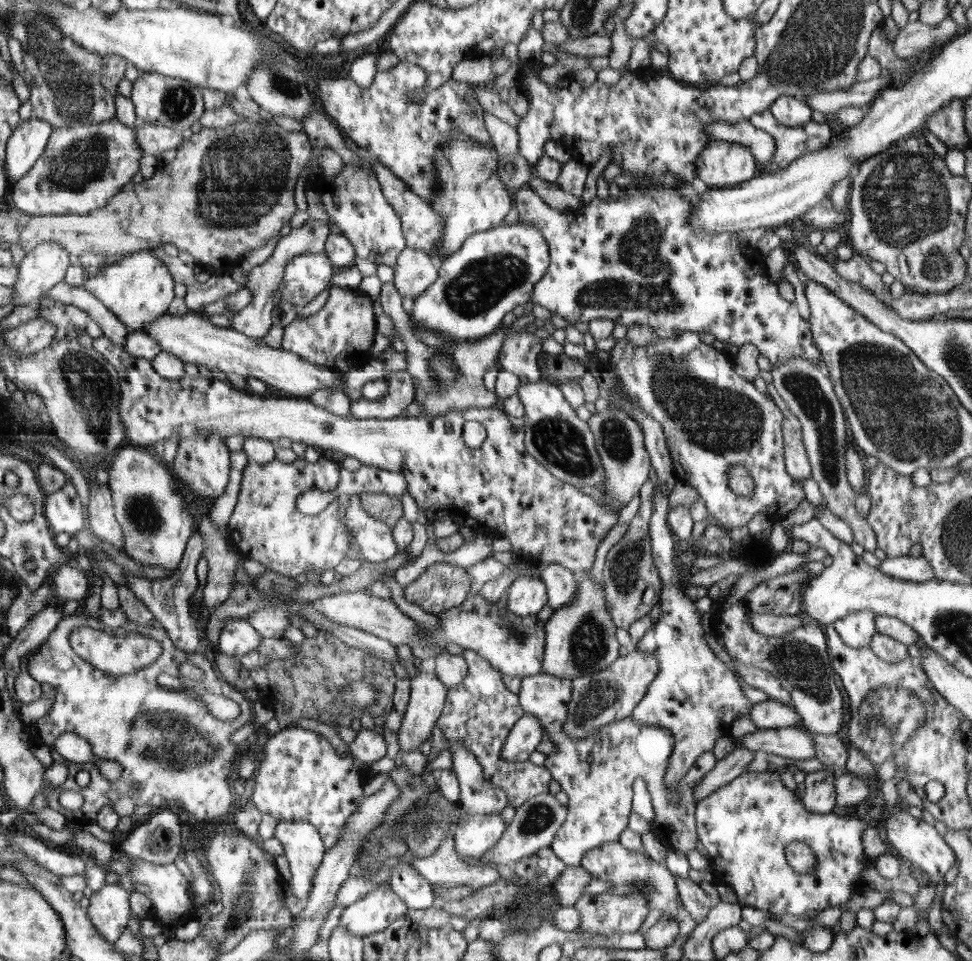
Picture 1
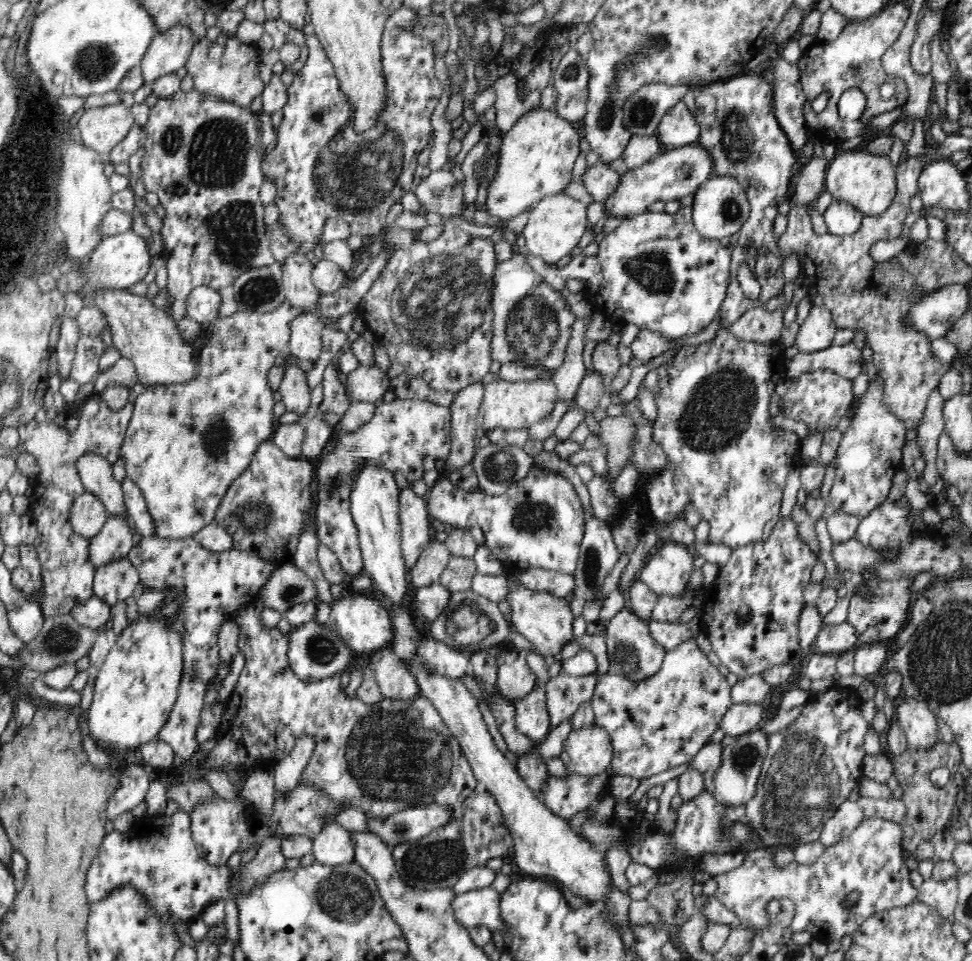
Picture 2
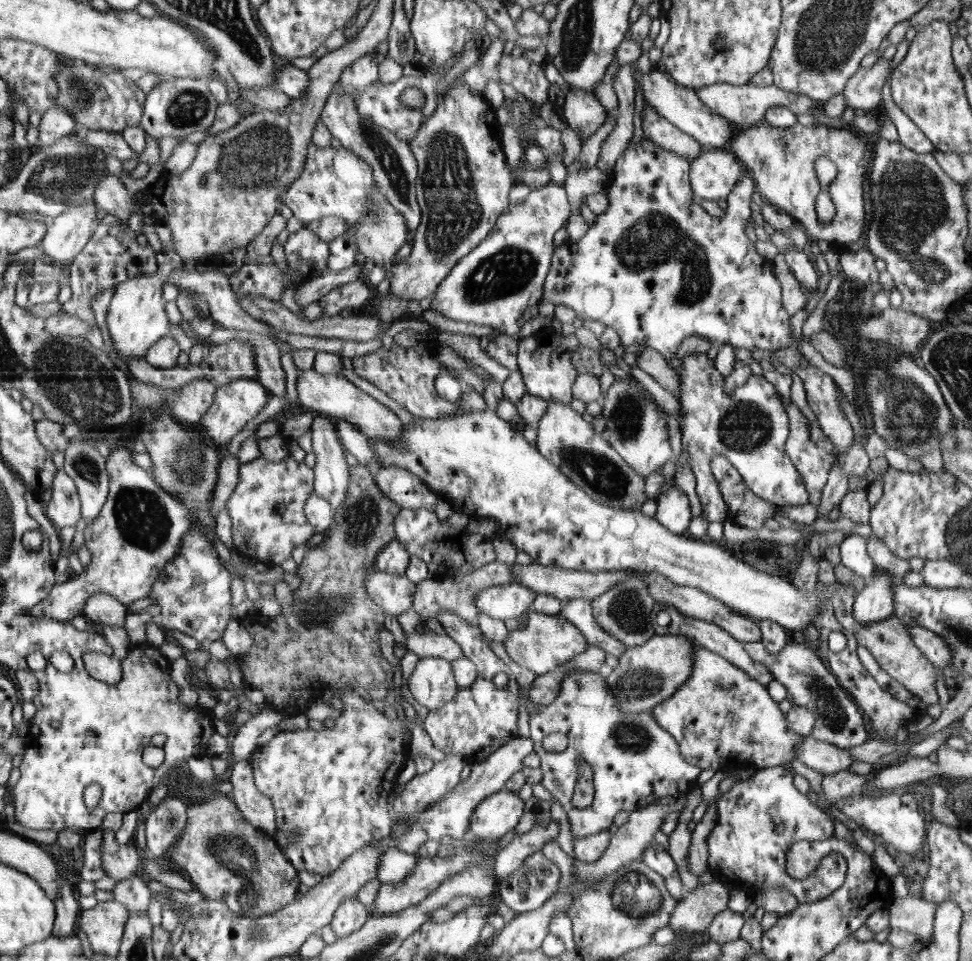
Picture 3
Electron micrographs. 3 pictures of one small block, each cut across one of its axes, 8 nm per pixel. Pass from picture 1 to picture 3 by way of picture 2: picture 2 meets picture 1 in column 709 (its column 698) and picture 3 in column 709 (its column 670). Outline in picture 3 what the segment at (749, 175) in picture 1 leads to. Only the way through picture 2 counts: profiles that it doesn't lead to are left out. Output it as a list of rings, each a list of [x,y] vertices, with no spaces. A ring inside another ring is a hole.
[[[704,149],[691,164],[694,192],[712,202],[728,198],[743,178],[744,164],[740,158],[722,149]]]

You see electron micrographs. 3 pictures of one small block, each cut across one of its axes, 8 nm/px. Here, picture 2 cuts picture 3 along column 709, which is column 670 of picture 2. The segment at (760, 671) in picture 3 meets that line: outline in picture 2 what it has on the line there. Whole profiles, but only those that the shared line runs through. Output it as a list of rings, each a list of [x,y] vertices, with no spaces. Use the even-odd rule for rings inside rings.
[[[647,620],[649,633],[658,644],[664,646],[666,651],[677,647],[684,639],[694,639],[701,631],[695,622],[675,623]]]

